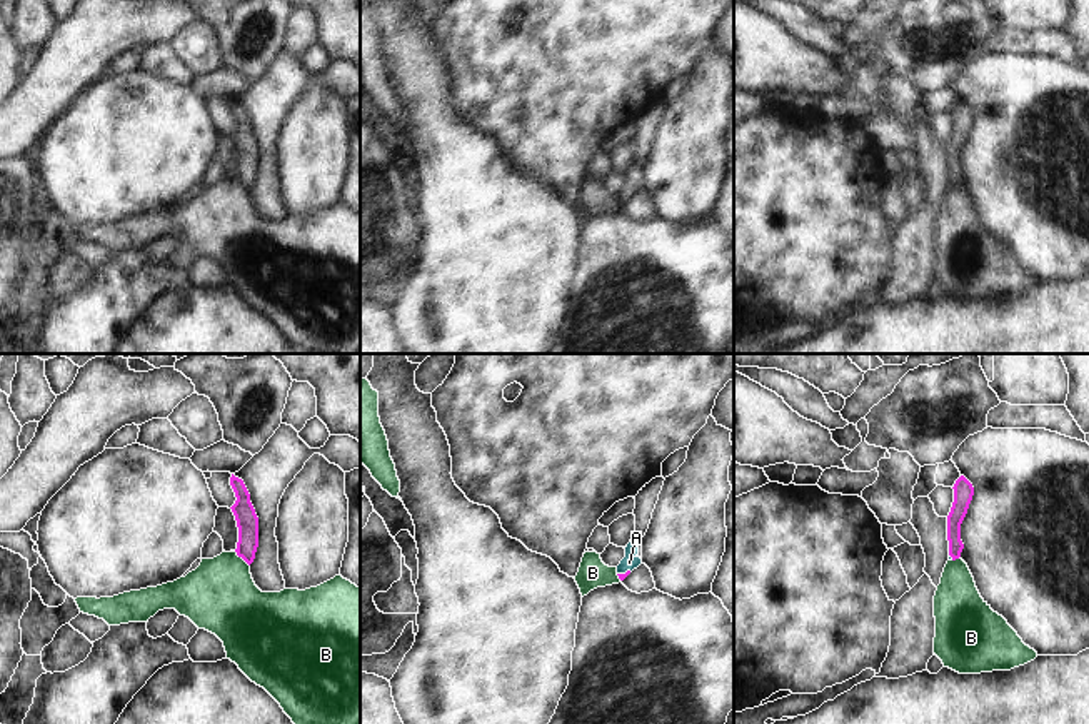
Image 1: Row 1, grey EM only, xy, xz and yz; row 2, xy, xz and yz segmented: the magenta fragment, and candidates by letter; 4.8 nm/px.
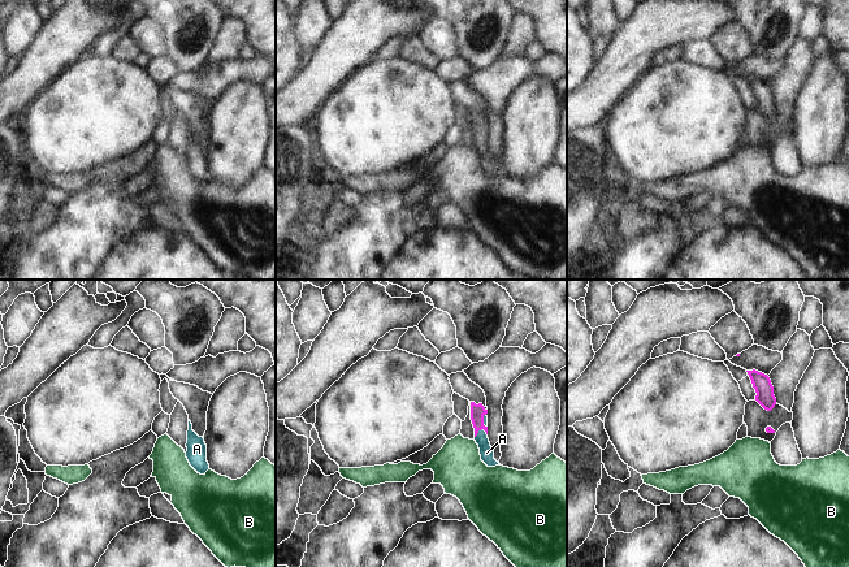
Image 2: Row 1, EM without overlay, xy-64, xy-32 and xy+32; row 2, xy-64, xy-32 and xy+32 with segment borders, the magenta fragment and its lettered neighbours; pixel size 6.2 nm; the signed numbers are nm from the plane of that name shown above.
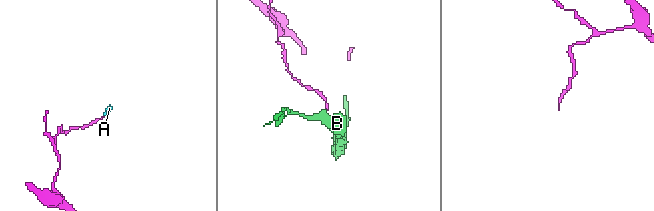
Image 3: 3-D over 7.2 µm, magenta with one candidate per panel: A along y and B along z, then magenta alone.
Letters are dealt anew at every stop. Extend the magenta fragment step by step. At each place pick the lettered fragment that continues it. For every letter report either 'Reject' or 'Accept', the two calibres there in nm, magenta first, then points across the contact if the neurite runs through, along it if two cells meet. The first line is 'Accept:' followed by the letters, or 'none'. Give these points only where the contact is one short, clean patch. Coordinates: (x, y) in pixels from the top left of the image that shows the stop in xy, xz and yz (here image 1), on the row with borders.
Accept: A
A: Accept. Thickness 30 nm (magenta) against 80 nm. Path across: xz (621, 576), (626, 573), (629, 563)
B: Reject. Thickness 110 nm (magenta) against 360 nm. Boundary: xy (235, 551), (249, 566)

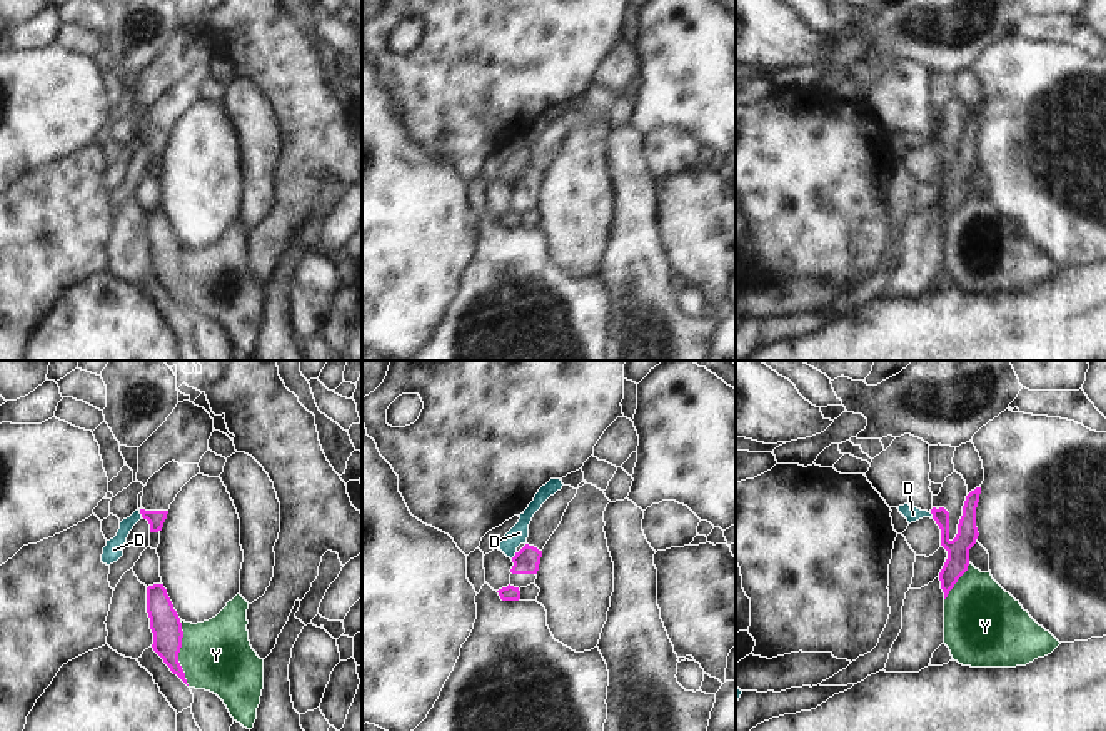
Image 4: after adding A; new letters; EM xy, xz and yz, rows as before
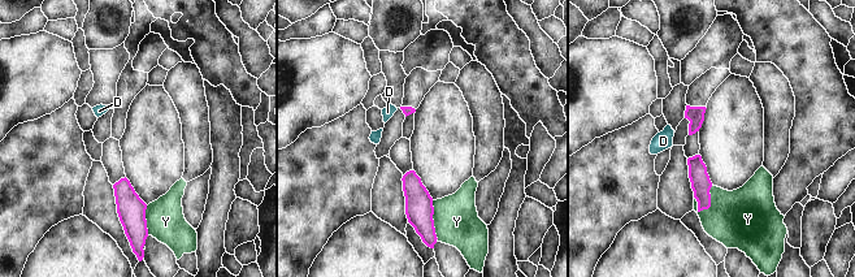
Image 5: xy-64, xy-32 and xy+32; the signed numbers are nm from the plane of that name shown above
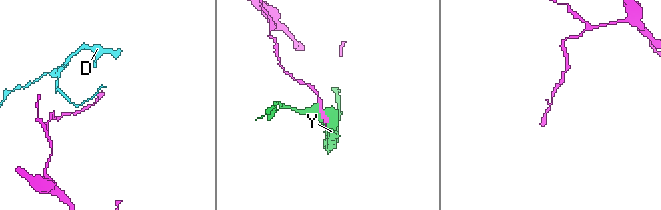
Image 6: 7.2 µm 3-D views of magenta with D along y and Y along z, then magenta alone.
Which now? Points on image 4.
Accept: none
D: Reject. Thickness 80 nm (magenta) against 90 nm. Boundary: xy (139, 509), (142, 516)
Y: Reject. Thickness 150 nm (magenta) against 340 nm

